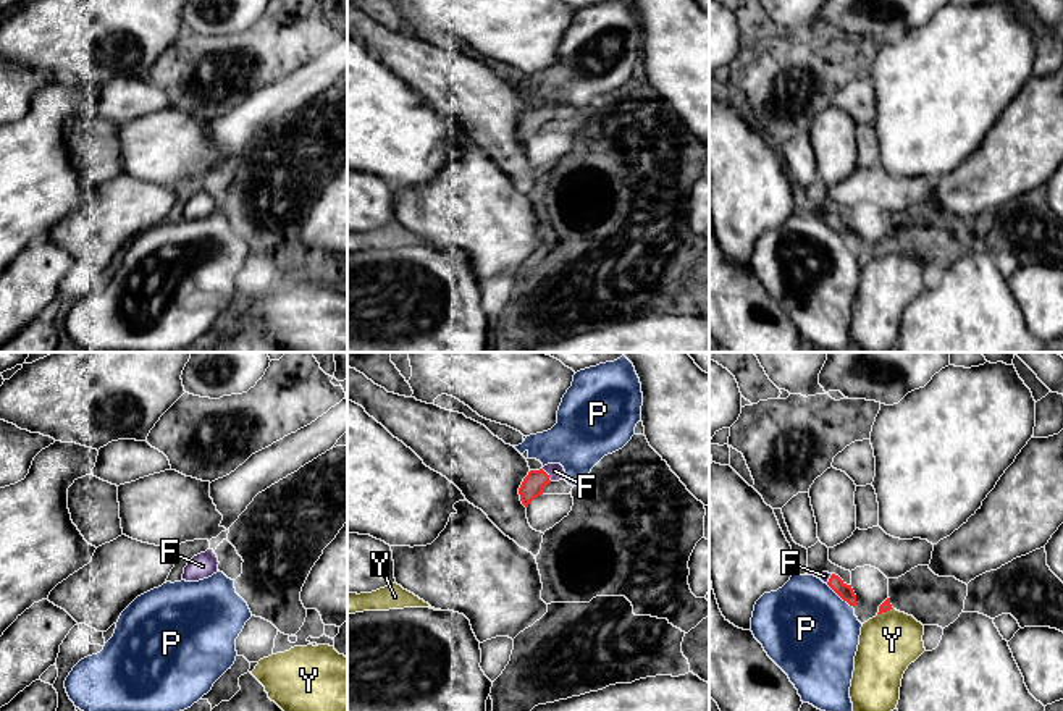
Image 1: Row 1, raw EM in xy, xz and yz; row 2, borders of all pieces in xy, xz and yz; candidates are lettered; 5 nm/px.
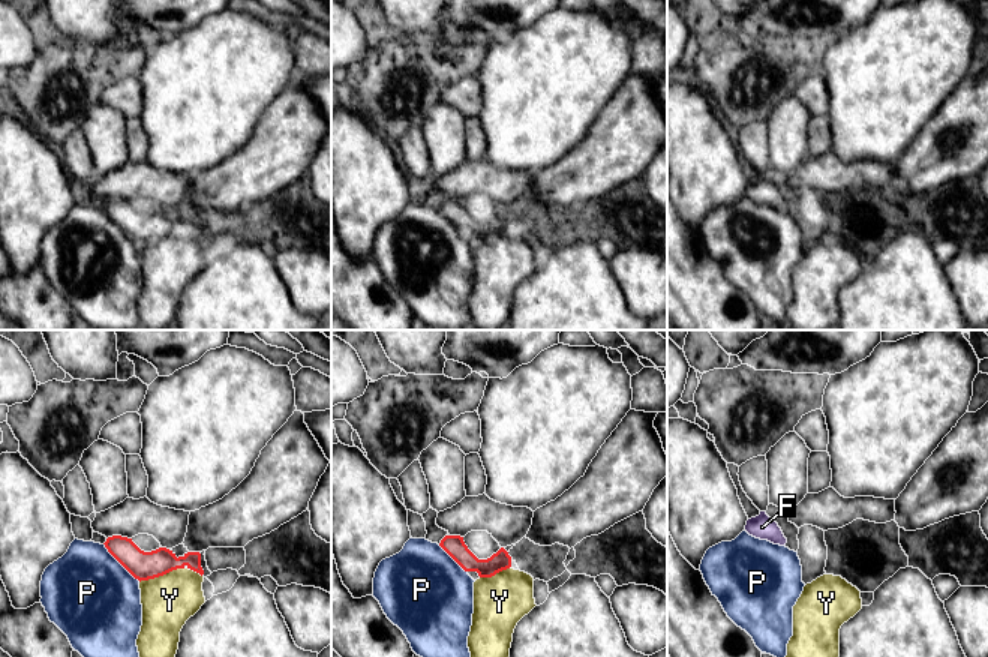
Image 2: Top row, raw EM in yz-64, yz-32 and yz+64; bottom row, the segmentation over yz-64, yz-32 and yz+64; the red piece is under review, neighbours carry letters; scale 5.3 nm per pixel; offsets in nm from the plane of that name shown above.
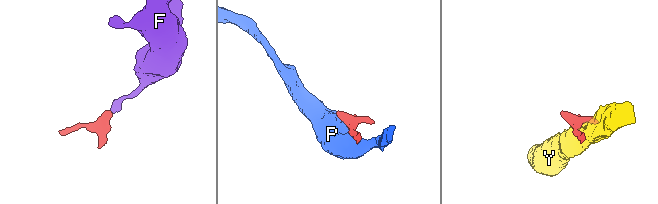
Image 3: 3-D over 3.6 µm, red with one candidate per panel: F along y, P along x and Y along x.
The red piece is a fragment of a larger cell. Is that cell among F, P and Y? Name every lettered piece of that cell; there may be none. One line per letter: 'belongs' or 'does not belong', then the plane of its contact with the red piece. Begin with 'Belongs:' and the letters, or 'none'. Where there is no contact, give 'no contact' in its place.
Belongs: F
F: belongs | xz
P: does not belong | yz
Y: does not belong | yz

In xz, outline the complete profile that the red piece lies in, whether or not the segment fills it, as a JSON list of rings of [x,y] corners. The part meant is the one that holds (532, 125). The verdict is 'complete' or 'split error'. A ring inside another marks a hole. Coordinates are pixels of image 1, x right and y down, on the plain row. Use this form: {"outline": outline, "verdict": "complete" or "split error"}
{"outline": [[[548,102],[540,108],[530,108],[519,126],[522,142],[528,145],[535,136],[543,133],[546,123],[562,118],[564,110],[561,102]]], "verdict": "split error"}

